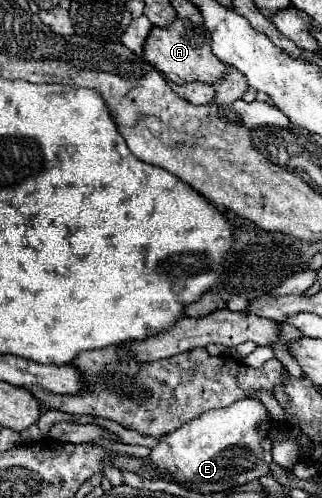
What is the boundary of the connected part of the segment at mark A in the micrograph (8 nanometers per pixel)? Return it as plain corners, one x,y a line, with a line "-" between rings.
176,18
164,28
154,26
144,44
144,58
174,84
188,84
196,80
214,84
226,72
226,64
222,64
210,50
210,32
204,26
186,22
184,18

